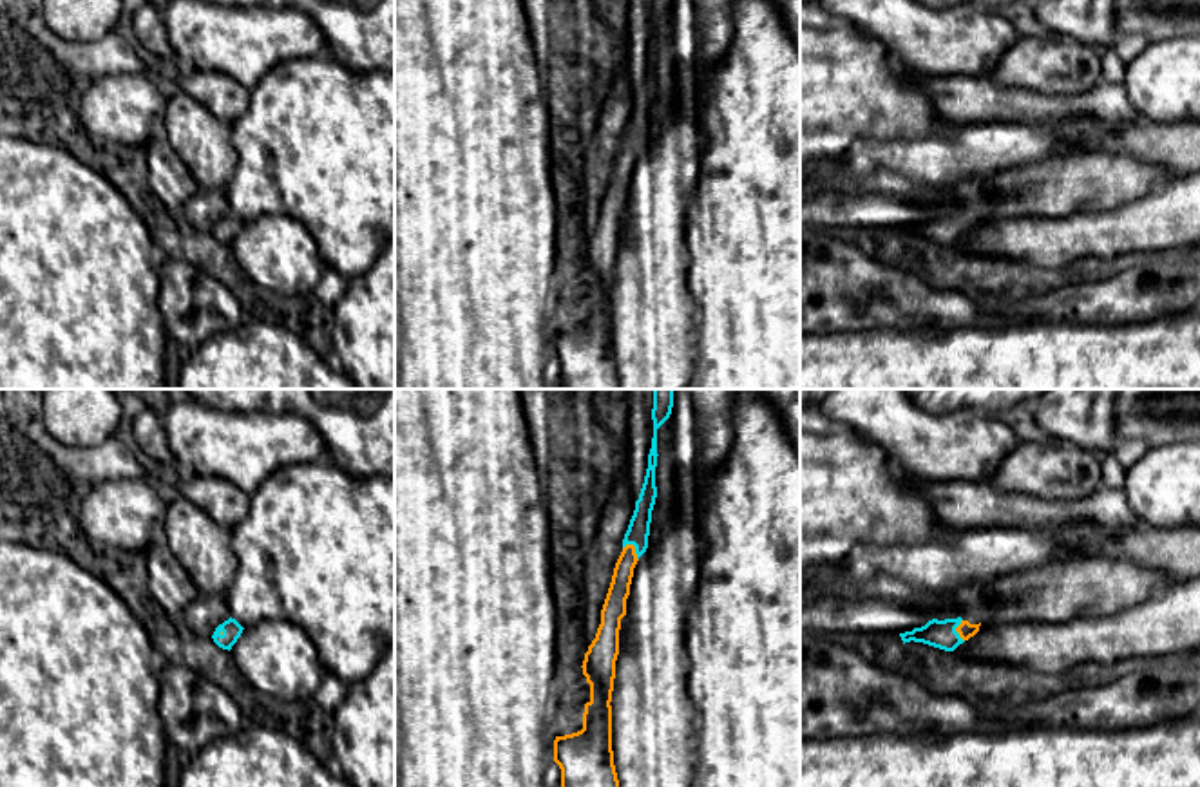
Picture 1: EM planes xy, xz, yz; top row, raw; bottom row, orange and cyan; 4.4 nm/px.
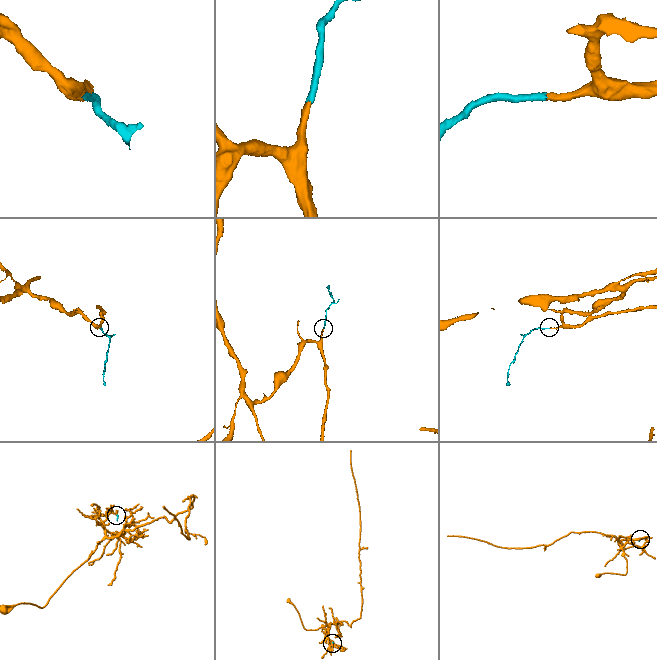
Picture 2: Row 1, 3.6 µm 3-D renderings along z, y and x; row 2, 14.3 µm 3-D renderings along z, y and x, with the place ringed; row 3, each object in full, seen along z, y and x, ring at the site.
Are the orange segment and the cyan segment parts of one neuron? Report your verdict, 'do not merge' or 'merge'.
merge

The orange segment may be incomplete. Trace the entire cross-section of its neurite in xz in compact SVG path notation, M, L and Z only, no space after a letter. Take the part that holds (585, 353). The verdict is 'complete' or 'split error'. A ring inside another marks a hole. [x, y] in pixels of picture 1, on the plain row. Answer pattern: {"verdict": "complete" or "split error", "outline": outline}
{"verdict": "split error", "outline": "M653 0L653 33L648 49L644 78L623 134L623 147L615 157L612 177L601 204L601 219L583 255L583 270L590 279L590 295L585 299L583 324L556 331L554 356L561 364L565 389L619 389L619 375L612 346L612 286L615 255L619 250L621 213L626 210L626 194L633 163L648 143L652 105L657 92L657 24L670 13L673 0Z"}

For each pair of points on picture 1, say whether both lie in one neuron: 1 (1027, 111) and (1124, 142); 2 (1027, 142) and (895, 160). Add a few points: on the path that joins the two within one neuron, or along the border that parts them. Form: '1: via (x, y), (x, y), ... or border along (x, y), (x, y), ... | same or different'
1: border along (1023, 122), (1108, 131) | different
2: via (994, 145), (967, 149), (951, 158), (927, 158) | same

